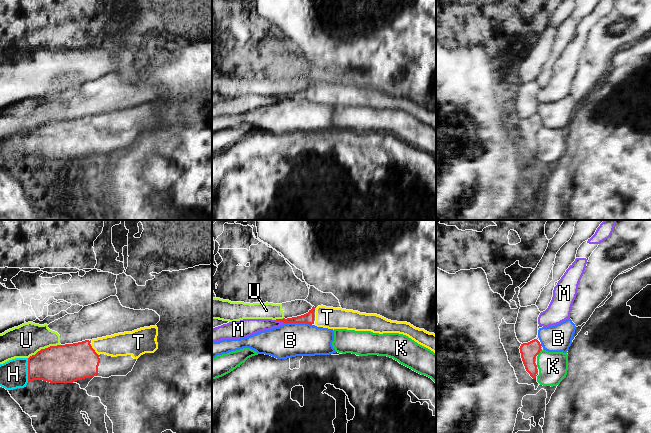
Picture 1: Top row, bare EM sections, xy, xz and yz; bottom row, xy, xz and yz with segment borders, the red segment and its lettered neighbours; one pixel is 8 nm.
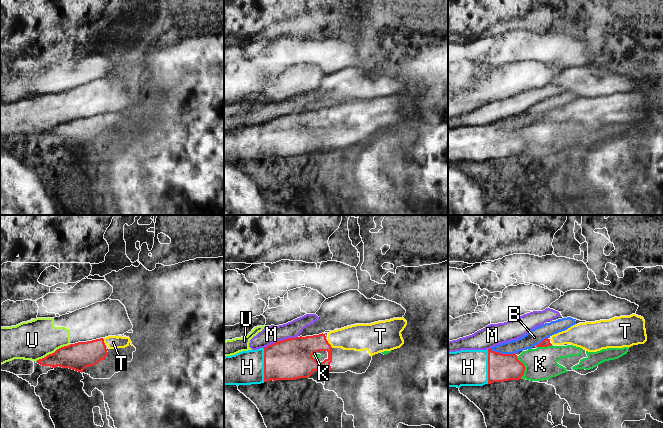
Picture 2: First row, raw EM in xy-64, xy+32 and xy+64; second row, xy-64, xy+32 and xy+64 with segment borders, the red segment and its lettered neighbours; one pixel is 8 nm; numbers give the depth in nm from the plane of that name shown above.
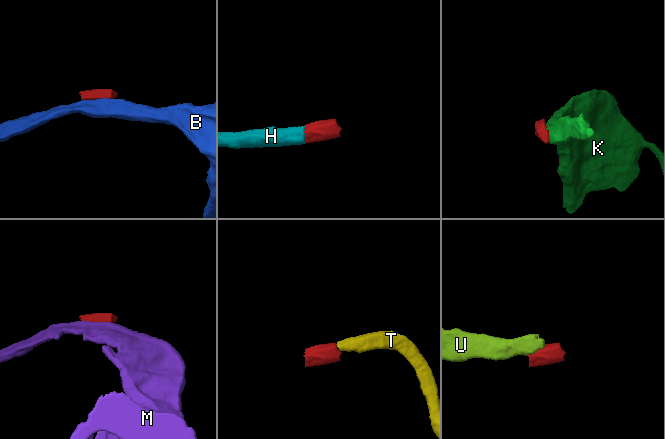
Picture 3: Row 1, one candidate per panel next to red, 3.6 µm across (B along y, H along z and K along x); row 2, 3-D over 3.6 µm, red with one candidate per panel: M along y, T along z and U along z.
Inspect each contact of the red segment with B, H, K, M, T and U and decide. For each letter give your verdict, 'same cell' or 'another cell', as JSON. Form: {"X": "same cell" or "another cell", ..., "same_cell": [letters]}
{"B": "another cell", "H": "same cell", "K": "another cell", "M": "another cell", "T": "same cell", "U": "another cell", "same_cell": ["H", "T"]}

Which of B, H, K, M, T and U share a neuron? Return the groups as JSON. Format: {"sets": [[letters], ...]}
{"sets": [["B"], ["H", "T"], ["K"], ["M"], ["U"]]}

